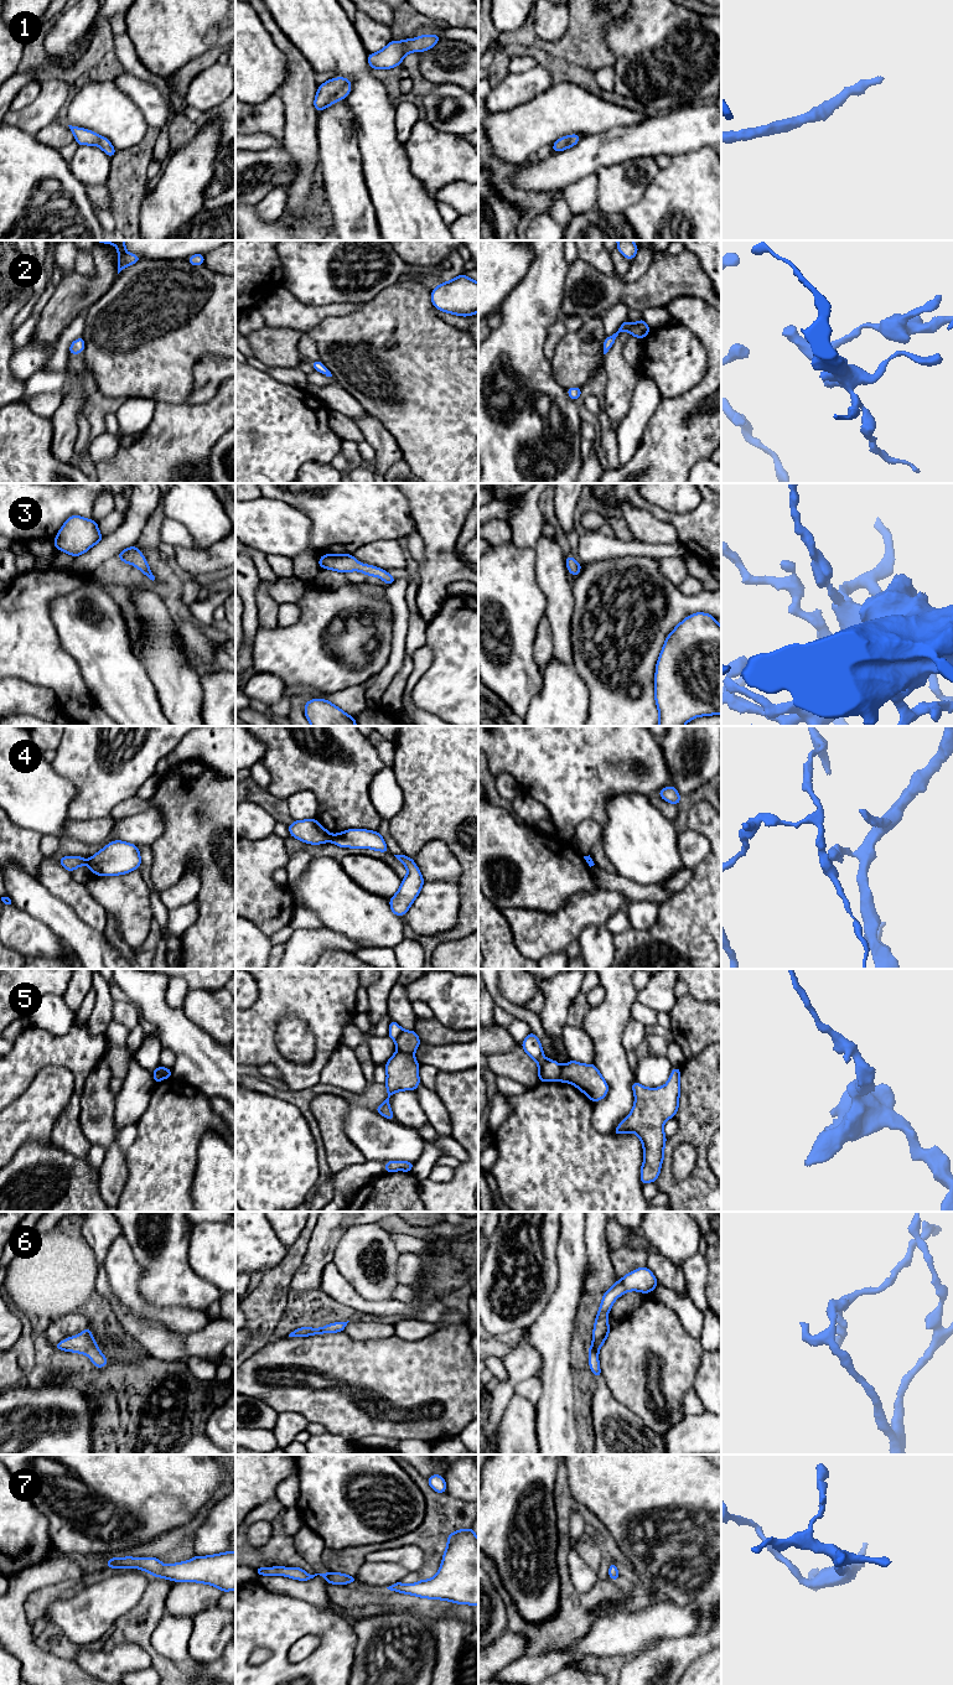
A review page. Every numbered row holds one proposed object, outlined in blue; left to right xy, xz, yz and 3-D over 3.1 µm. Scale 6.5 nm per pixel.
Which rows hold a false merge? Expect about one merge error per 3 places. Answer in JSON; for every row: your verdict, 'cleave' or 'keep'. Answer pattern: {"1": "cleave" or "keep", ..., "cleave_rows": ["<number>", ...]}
{"1": "keep", "2": "keep", "3": "keep", "4": "cleave", "5": "cleave", "6": "keep", "7": "keep", "cleave_rows": ["4", "5"]}

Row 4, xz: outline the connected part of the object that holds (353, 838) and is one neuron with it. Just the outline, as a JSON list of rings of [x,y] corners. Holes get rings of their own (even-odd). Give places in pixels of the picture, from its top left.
[[[349,829],[332,835],[331,841],[340,847],[373,849],[389,854],[389,849],[378,831]]]

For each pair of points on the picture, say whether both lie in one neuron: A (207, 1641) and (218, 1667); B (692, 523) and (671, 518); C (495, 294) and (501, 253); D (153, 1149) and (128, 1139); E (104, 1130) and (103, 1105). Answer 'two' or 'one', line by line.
A: two
B: one
C: one
D: two
E: one

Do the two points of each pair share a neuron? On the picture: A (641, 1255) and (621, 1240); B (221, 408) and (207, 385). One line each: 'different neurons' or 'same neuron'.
A: same neuron
B: different neurons

